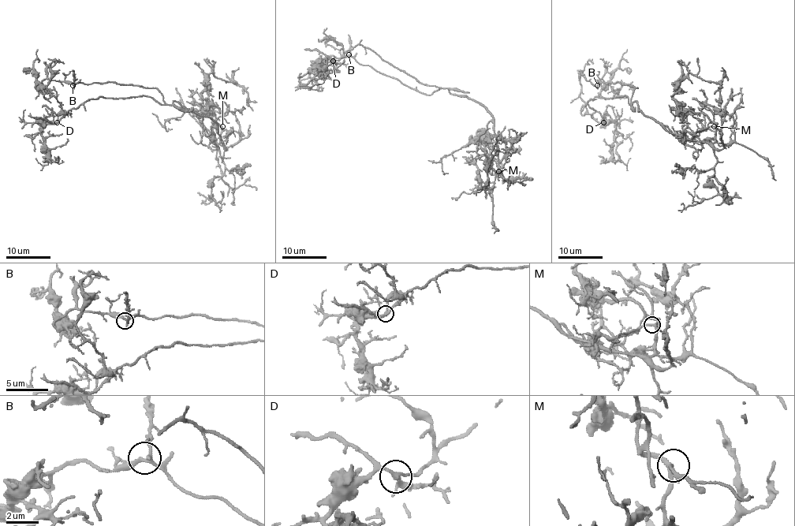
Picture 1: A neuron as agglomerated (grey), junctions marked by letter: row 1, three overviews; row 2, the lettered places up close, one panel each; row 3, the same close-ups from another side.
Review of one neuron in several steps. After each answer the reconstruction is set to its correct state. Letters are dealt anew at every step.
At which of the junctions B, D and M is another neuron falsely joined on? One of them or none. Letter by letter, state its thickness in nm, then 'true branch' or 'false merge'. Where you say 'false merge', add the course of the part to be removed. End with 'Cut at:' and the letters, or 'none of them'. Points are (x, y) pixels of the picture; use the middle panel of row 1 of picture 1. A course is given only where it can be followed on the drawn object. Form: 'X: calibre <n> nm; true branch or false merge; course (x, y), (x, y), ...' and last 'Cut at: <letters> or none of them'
B: calibre 200 nm; true branch
D: calibre 190 nm; true branch
M: calibre 220 nm; true branch
Cut at: none of them

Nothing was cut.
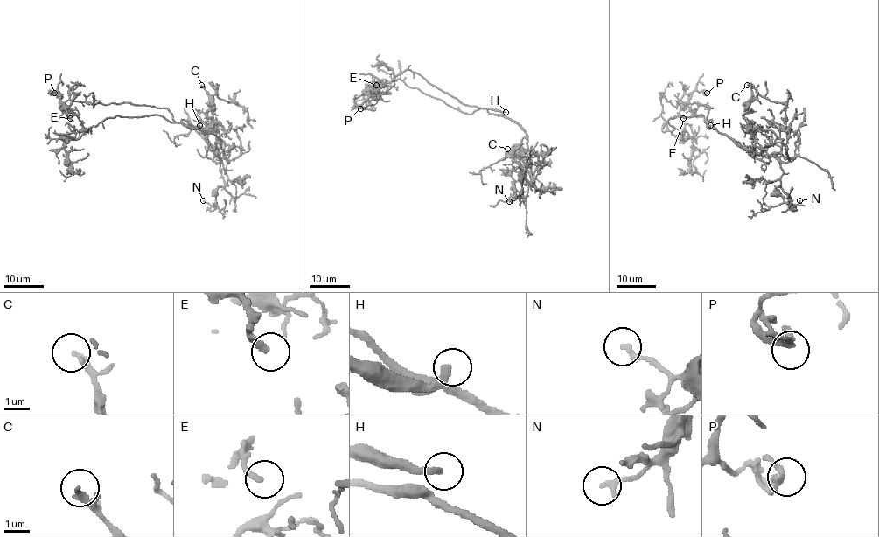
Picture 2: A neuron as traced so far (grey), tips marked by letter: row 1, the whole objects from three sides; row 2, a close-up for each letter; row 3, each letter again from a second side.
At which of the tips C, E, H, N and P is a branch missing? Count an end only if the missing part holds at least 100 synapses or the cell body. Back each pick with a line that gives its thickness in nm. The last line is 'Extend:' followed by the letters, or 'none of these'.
H: 280 nm
Extend: H

